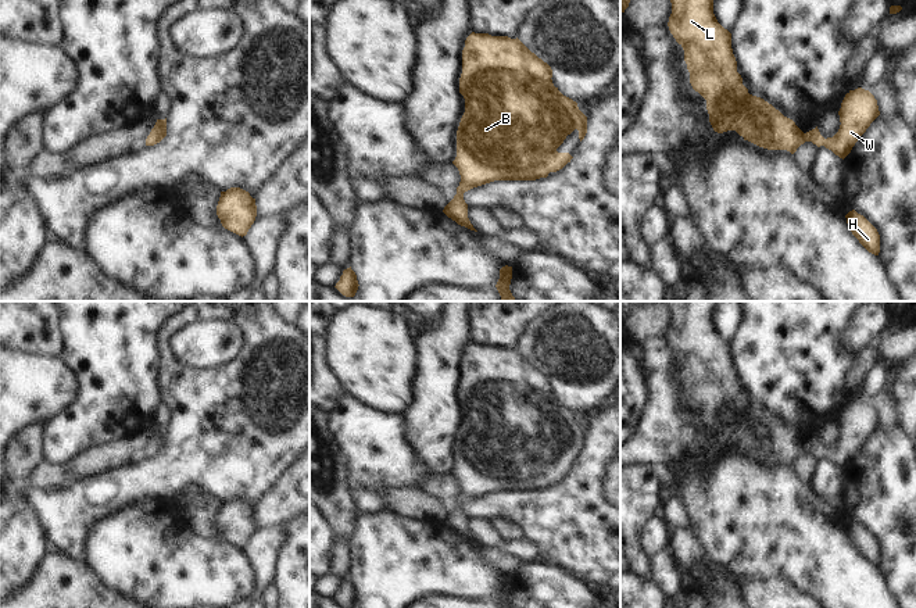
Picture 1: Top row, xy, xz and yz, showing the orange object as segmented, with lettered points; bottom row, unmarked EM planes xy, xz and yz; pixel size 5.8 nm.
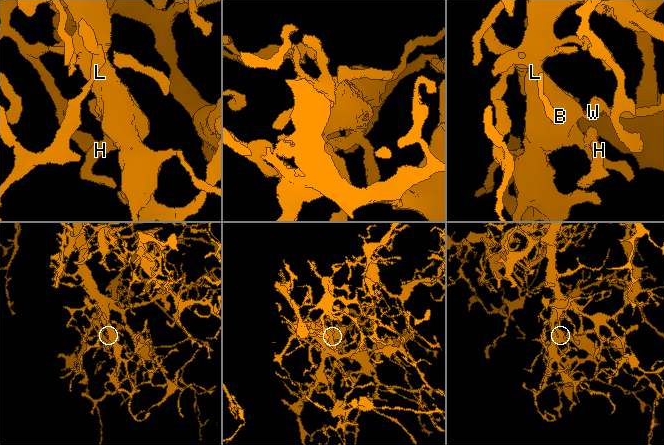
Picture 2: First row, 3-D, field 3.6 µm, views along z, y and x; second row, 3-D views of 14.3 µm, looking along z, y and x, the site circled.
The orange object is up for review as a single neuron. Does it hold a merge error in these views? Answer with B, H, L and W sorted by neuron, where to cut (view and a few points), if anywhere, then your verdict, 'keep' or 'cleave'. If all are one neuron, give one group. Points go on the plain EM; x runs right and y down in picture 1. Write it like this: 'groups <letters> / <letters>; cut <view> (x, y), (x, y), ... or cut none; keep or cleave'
groups B H L W; cut none; keep

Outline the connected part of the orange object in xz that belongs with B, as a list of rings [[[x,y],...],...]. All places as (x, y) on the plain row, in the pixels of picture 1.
[[[472,343],[462,361],[462,385],[459,404],[465,409],[465,423],[457,441],[457,468],[452,475],[461,486],[457,505],[444,518],[443,523],[458,536],[477,543],[468,529],[468,515],[464,504],[494,491],[536,491],[547,489],[550,483],[562,480],[573,469],[569,464],[557,459],[568,446],[579,441],[580,453],[587,444],[587,428],[577,414],[563,407],[552,394],[551,378],[532,364],[518,348],[491,347]]]

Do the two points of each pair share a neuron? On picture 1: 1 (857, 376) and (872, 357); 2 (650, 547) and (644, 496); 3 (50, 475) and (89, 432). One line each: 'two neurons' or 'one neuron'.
1: one neuron
2: two neurons
3: two neurons

